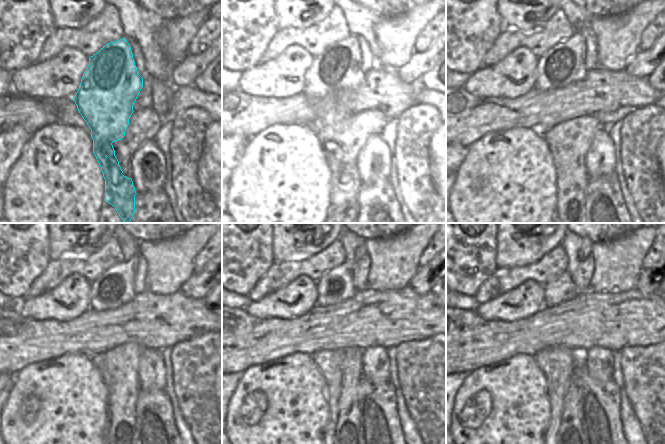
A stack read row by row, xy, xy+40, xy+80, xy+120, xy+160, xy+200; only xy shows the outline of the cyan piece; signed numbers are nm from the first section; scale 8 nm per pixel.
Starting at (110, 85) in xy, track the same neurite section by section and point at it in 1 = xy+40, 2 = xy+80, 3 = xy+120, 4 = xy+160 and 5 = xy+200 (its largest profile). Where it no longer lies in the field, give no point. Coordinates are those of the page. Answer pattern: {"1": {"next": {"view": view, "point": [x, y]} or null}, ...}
{"1": {"next": {"view": "xy+40", "point": [335, 72]}}, "2": {"next": {"view": "xy+80", "point": [564, 64]}}, "3": {"next": {"view": "xy+120", "point": [115, 287]}}, "4": {"next": {"view": "xy+160", "point": [336, 286]}}, "5": {"next": {"view": "xy+200", "point": [562, 288]}}}

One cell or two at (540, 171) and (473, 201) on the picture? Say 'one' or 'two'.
one

